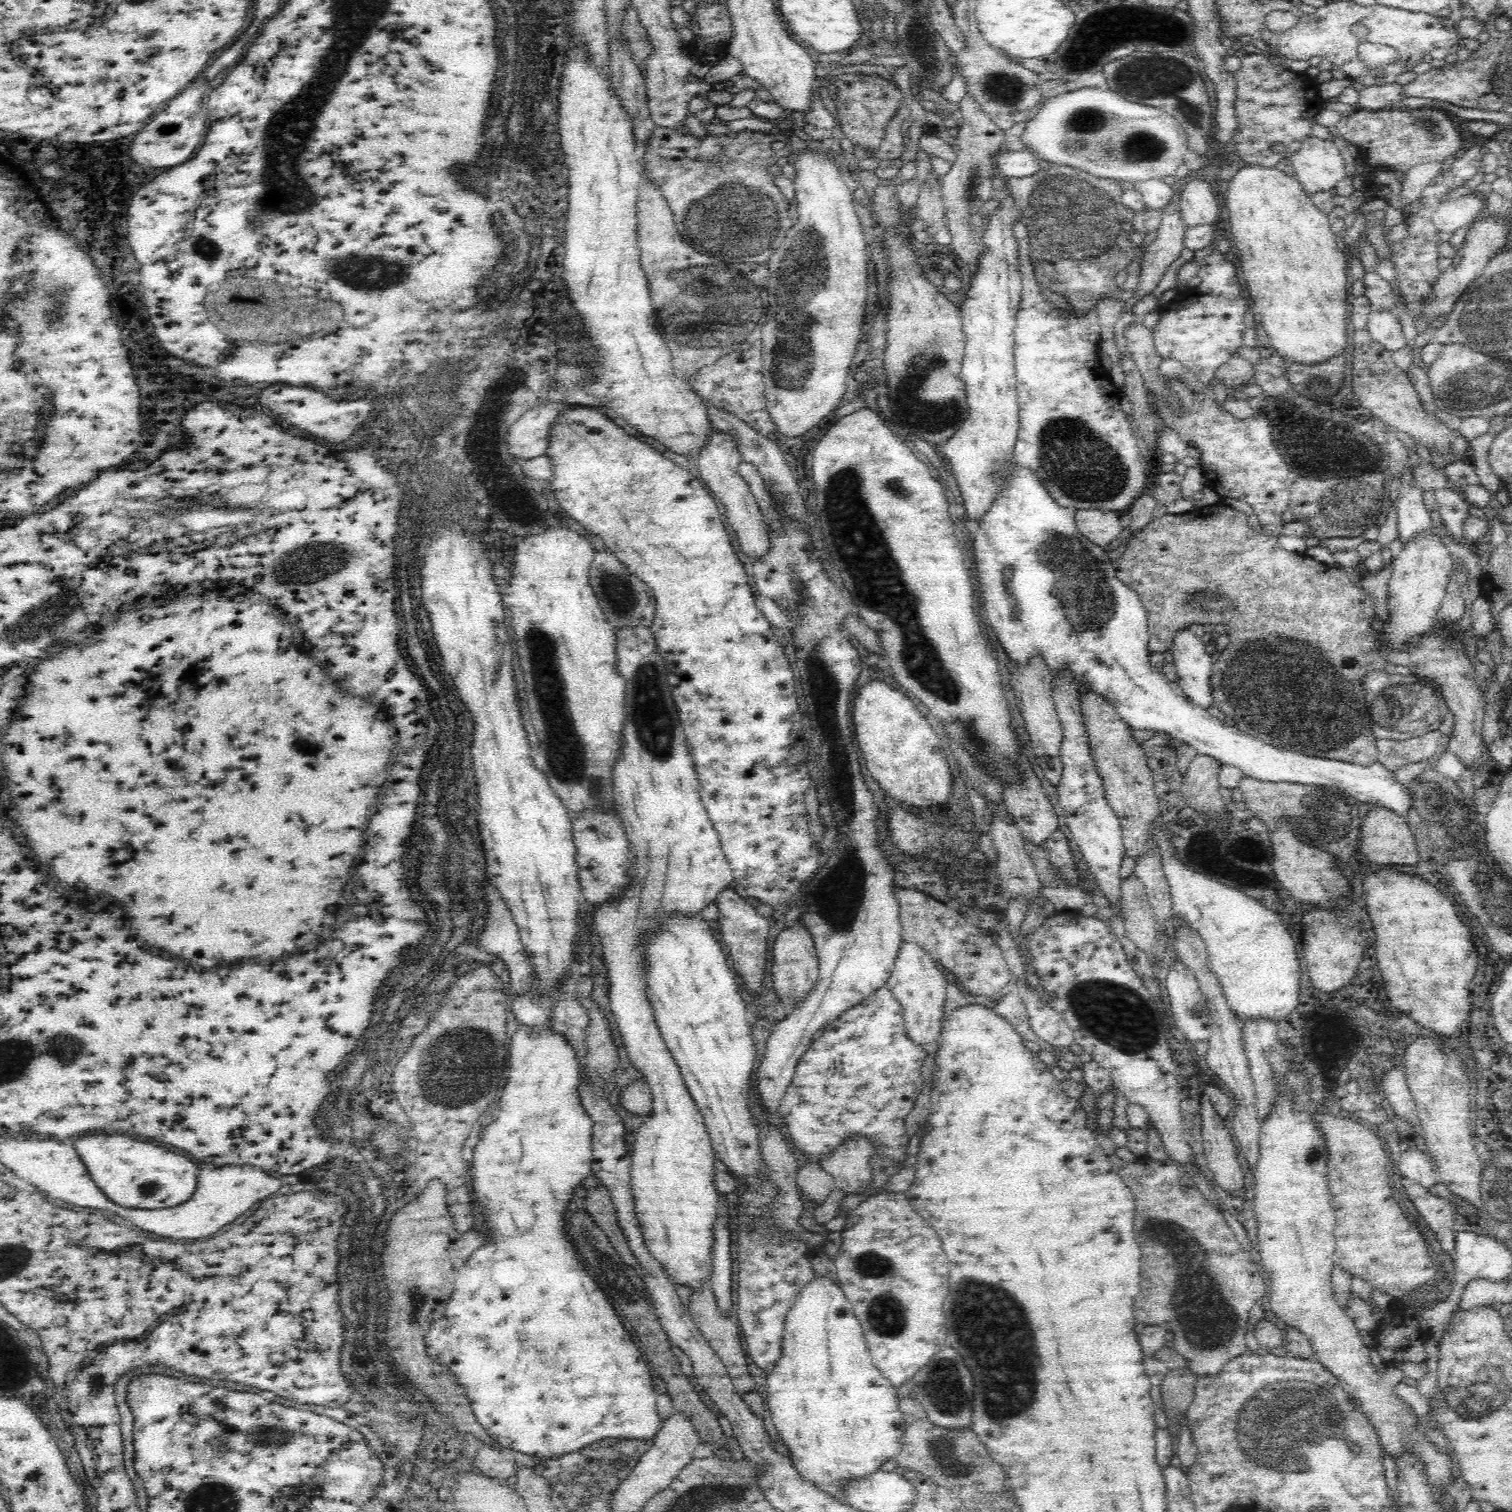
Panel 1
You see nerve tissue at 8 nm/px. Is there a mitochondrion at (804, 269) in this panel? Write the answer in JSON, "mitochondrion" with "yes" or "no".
{"mitochondrion":"yes"}

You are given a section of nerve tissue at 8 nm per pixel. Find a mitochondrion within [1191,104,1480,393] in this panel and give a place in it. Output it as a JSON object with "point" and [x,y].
{"point":[1436,128]}

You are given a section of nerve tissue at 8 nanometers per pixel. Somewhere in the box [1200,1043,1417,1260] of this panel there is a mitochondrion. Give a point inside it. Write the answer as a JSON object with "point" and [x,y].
{"point":[1315,1155]}

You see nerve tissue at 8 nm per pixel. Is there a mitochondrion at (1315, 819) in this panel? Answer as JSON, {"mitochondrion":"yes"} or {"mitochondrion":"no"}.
{"mitochondrion":"yes"}

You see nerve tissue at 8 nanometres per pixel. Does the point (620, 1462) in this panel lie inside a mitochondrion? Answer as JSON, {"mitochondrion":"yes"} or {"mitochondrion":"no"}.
{"mitochondrion":"no"}

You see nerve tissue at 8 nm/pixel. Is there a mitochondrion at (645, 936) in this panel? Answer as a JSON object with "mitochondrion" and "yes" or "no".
{"mitochondrion":"no"}

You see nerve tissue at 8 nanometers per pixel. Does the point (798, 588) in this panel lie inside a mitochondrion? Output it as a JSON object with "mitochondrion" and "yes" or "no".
{"mitochondrion":"yes"}

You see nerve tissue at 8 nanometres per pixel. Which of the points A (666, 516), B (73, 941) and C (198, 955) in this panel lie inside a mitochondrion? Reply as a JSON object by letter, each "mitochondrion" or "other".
{"A":"other","B":"other","C":"other"}

